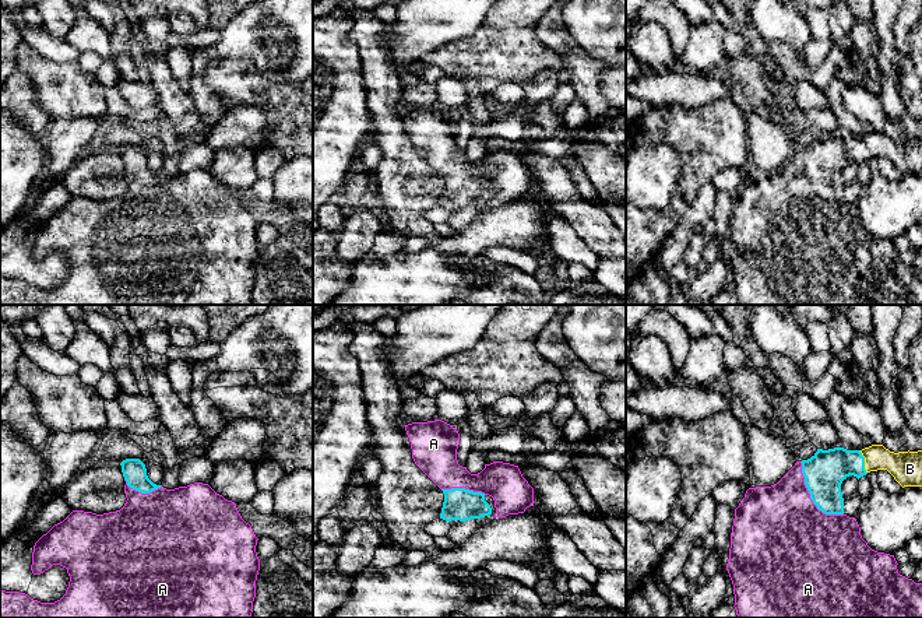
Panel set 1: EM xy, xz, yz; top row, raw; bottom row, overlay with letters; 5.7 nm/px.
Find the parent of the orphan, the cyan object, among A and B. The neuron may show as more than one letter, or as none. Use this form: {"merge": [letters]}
{"merge": ["A", "B"]}

